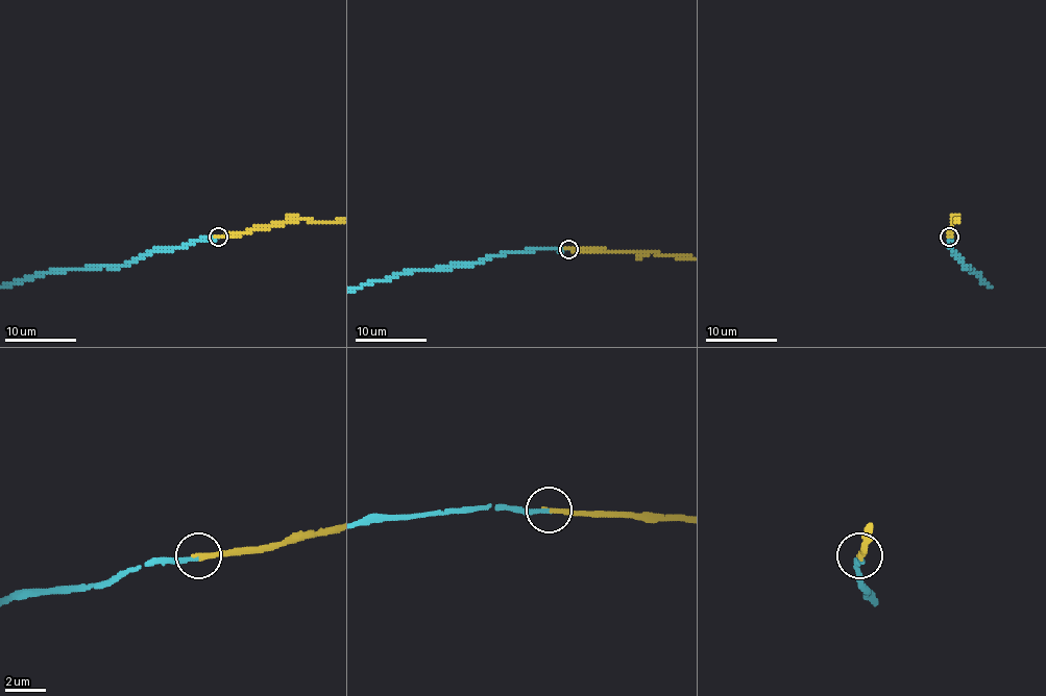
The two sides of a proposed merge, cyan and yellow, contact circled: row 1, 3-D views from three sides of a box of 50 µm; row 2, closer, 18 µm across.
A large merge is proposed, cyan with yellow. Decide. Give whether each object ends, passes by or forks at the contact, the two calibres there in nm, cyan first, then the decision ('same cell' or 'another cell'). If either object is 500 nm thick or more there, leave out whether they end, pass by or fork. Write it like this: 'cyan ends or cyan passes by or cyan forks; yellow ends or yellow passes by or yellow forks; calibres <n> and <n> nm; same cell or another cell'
cyan ends; yellow ends; calibres 200 and 240 nm; same cell

